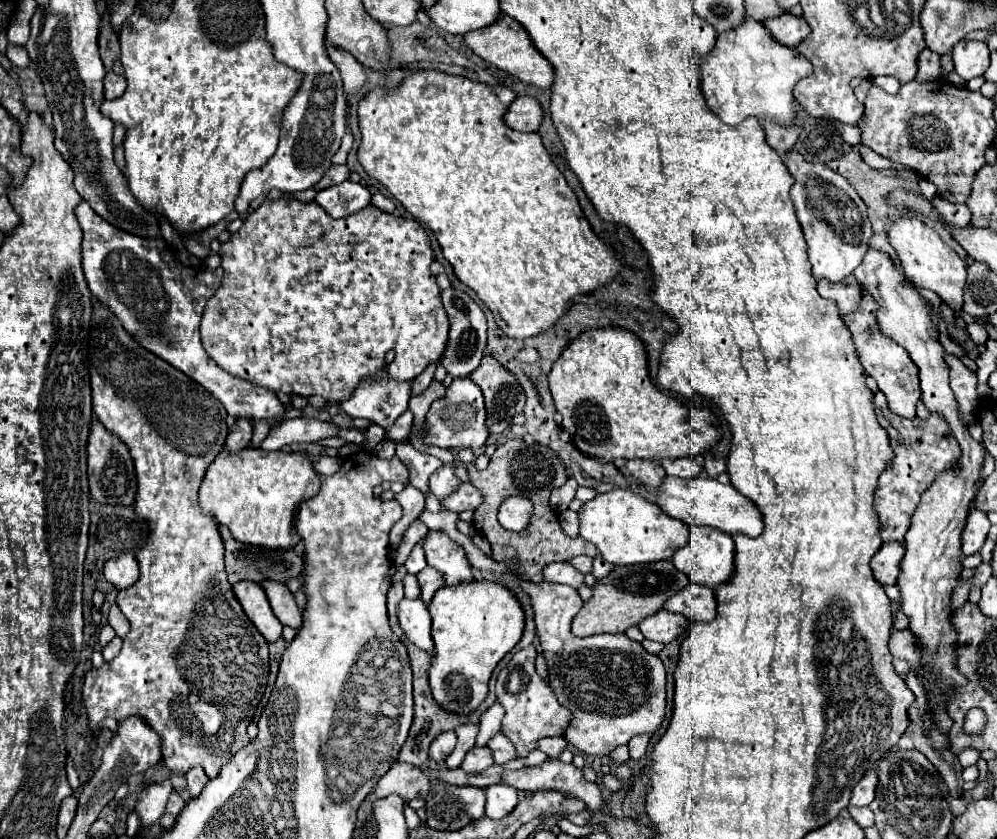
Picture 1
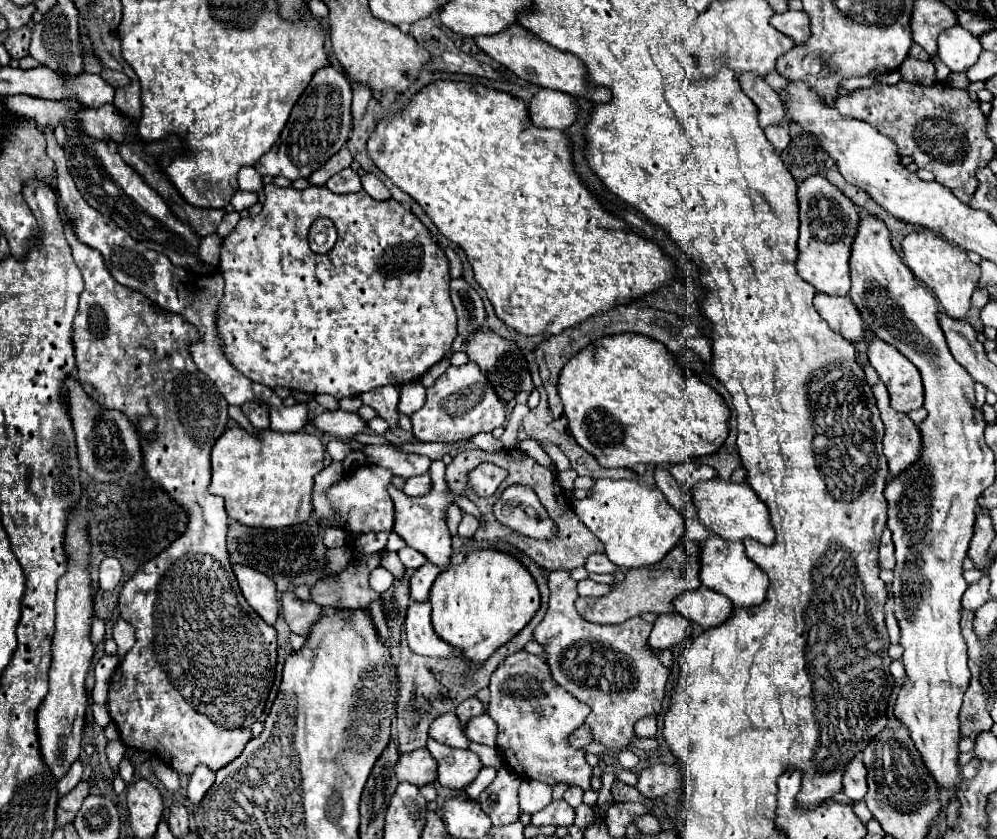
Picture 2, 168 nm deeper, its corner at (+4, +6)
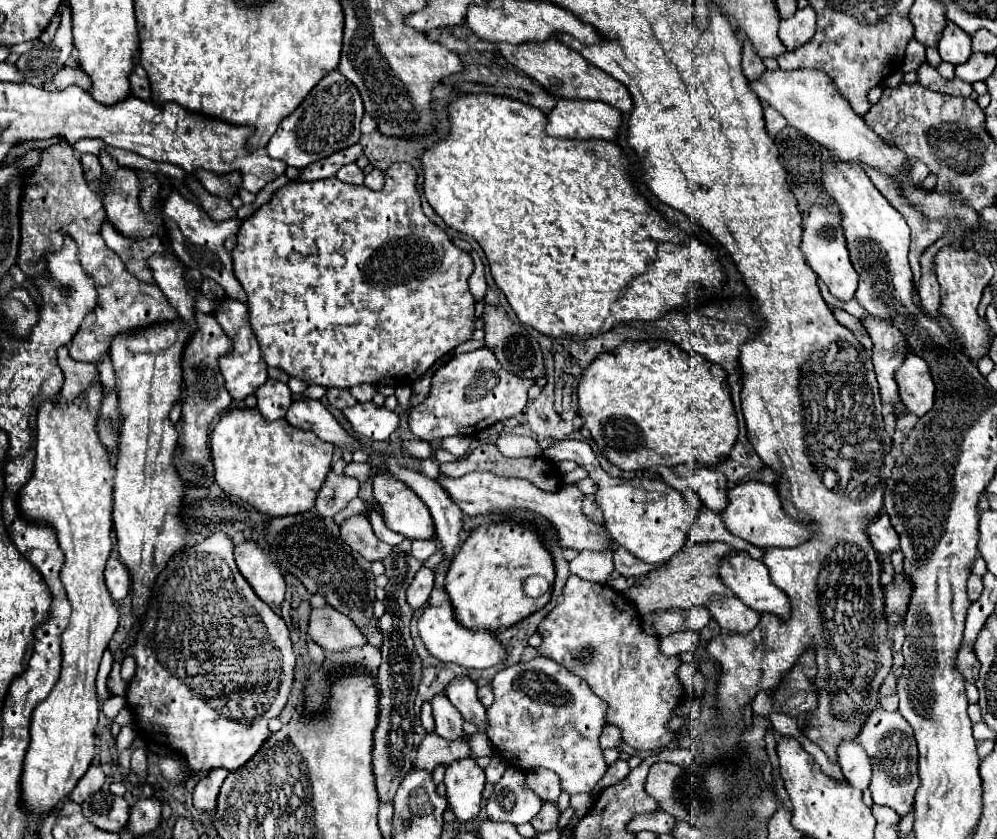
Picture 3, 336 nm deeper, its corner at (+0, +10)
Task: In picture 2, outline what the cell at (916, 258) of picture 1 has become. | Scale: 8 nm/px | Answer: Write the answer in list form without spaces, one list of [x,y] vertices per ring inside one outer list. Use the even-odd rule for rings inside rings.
[[[920,229],[910,231],[902,239],[902,253],[902,261],[912,269],[916,279],[922,281],[928,289],[934,289],[932,293],[936,293],[944,313],[952,319],[962,319],[970,309],[970,297],[978,279],[978,265],[970,263],[966,251],[956,245],[950,245],[946,239],[934,235],[932,231]]]

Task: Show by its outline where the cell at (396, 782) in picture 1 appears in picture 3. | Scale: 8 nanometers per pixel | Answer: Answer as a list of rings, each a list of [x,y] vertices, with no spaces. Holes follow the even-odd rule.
[[[428,733],[416,753],[414,767],[424,767],[428,771],[434,771],[436,765],[450,765],[452,761],[470,757],[470,745],[464,739],[450,741],[442,739],[436,733]]]

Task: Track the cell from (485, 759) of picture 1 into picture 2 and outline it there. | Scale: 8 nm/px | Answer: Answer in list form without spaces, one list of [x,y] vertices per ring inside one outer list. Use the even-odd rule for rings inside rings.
[[[428,739],[426,747],[430,755],[438,761],[438,781],[460,793],[482,769],[480,757],[470,749],[452,749],[432,739]]]

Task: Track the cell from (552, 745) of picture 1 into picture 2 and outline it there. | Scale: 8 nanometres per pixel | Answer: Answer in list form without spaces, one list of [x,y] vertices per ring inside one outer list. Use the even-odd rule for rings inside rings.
[[[580,727],[580,731],[576,731],[574,735],[570,735],[570,745],[576,749],[582,749],[584,745],[590,743],[590,729],[588,727]]]

